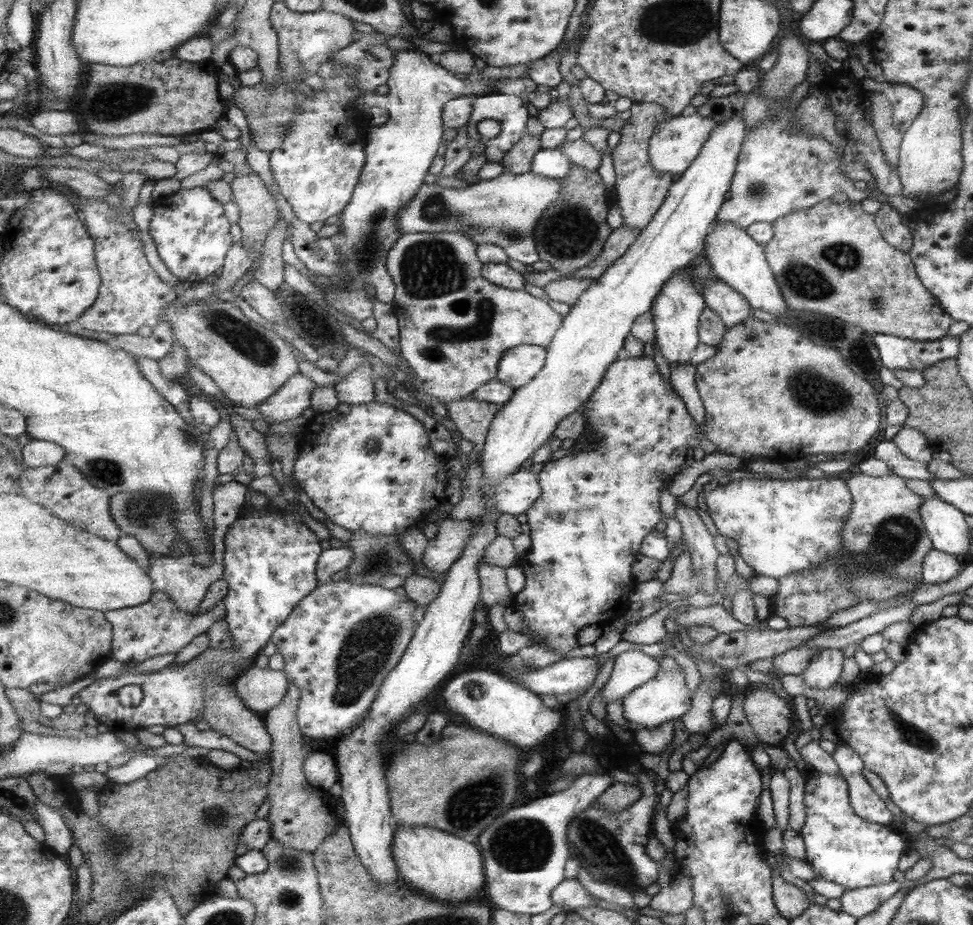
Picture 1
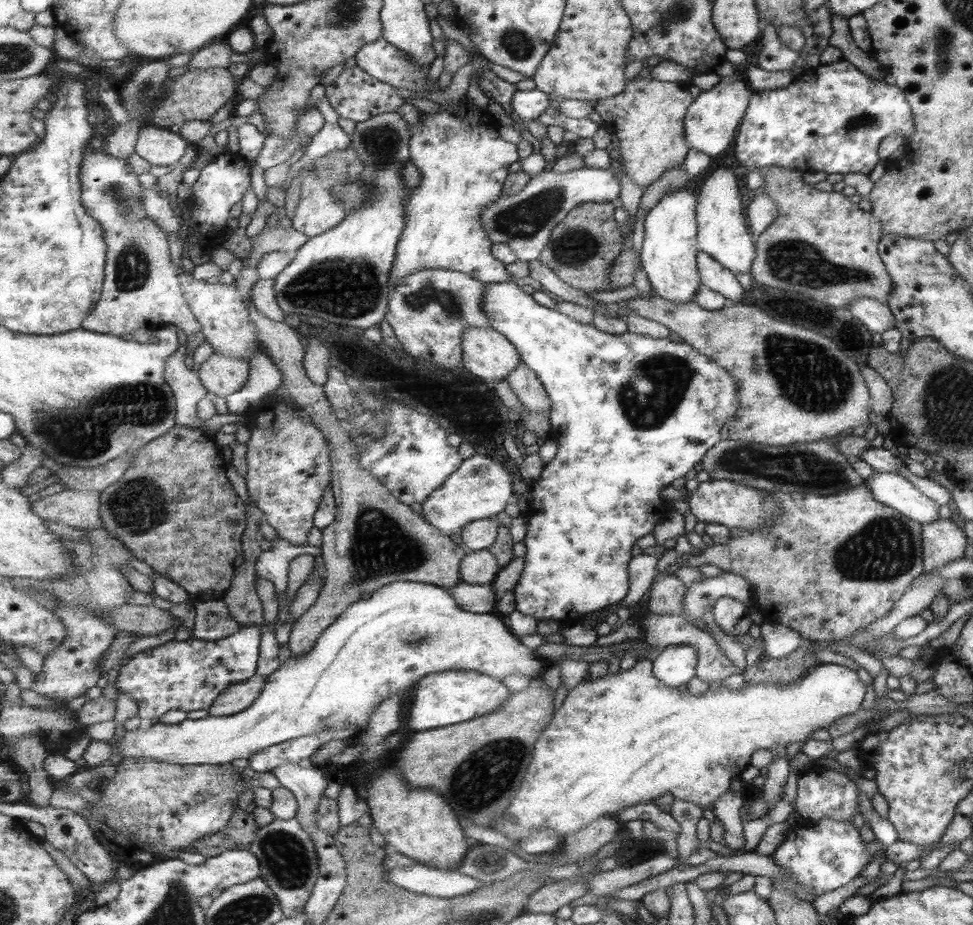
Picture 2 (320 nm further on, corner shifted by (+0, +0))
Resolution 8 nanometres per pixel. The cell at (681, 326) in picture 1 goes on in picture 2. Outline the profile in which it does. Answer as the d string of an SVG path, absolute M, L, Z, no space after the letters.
M683 187L668 192L646 215L644 241L641 248L642 266L655 294L677 304L693 301L702 278L698 269L699 224L698 196Z

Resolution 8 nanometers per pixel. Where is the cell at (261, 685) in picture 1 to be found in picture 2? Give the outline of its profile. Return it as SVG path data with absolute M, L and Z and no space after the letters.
M259 674L241 684L235 684L223 691L207 711L211 716L233 716L247 710L259 698L268 676Z

